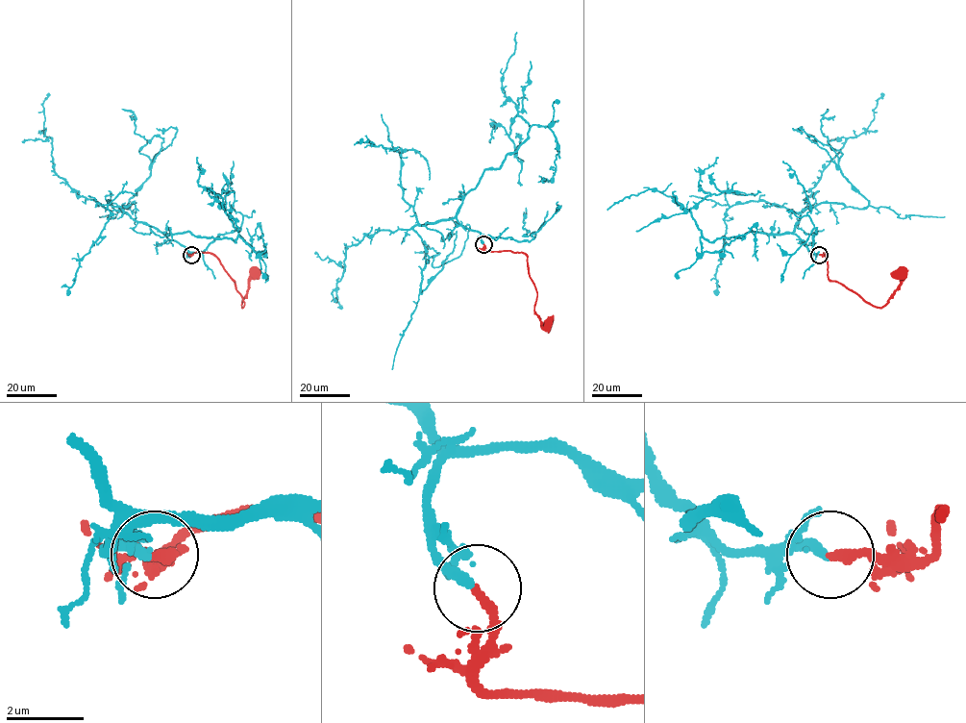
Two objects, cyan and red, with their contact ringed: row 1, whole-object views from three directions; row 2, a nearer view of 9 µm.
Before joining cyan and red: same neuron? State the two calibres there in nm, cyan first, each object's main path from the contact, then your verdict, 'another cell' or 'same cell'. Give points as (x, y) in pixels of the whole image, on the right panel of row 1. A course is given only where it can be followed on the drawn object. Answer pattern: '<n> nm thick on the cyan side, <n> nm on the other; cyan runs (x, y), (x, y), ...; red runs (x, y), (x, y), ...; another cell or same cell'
280 nm thick on the cyan side, 260 nm on the other; cyan runs (819, 255), (793, 233), (800, 212), (868, 201), (821, 130), (827, 109); red runs (819, 255), (827, 252), (830, 280), (878, 307), (882, 307), (898, 287), (902, 273); same cell

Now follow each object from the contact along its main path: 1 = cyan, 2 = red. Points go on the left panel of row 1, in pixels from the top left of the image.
1: (190, 255), (120, 210), (133, 203), (128, 209), (151, 163), (135, 115), (122, 109)
2: (191, 255), (210, 252), (217, 259), (234, 280), (244, 302), (242, 307), (248, 282), (257, 276), (255, 273)

